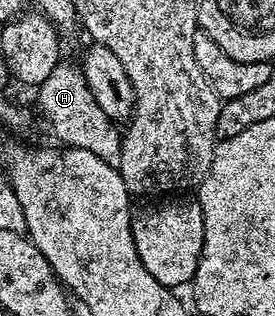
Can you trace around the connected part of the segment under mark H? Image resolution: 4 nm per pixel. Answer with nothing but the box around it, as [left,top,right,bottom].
[35,62,122,162]

